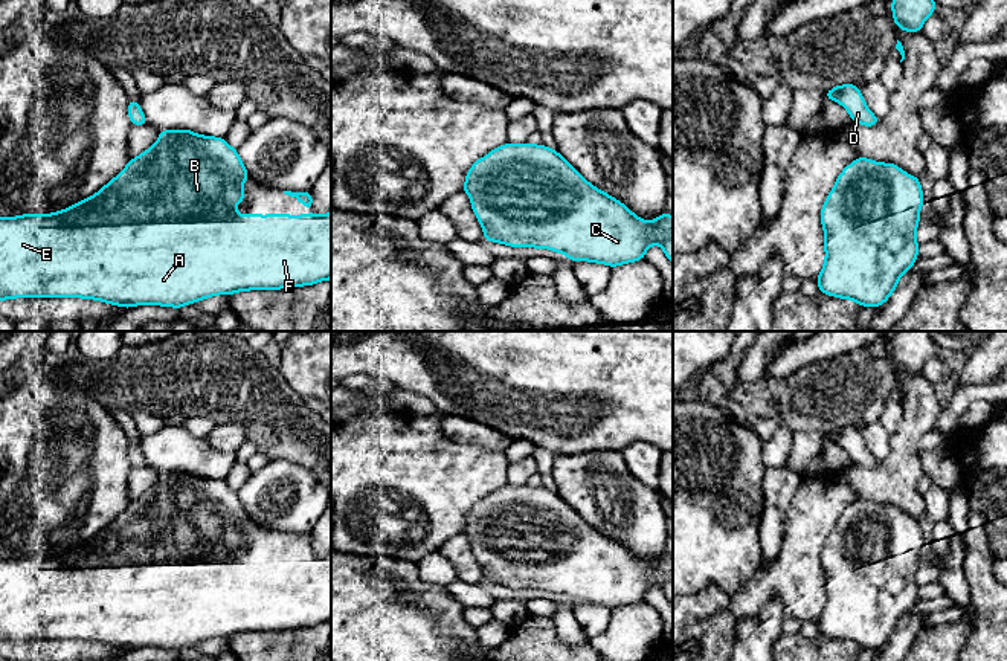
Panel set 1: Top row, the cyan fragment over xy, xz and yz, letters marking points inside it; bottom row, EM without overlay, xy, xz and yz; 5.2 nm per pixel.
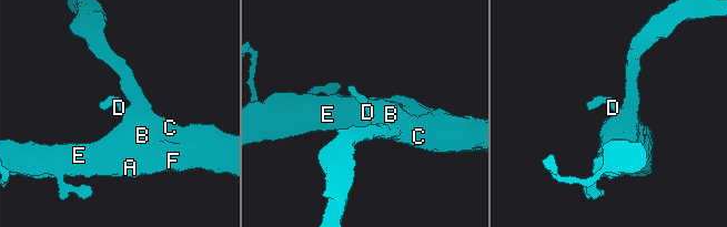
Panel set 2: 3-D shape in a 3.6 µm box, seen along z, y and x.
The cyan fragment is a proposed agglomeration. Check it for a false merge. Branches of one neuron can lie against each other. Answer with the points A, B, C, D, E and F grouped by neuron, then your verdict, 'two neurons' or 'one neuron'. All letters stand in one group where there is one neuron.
A B C D E F | one neuron

